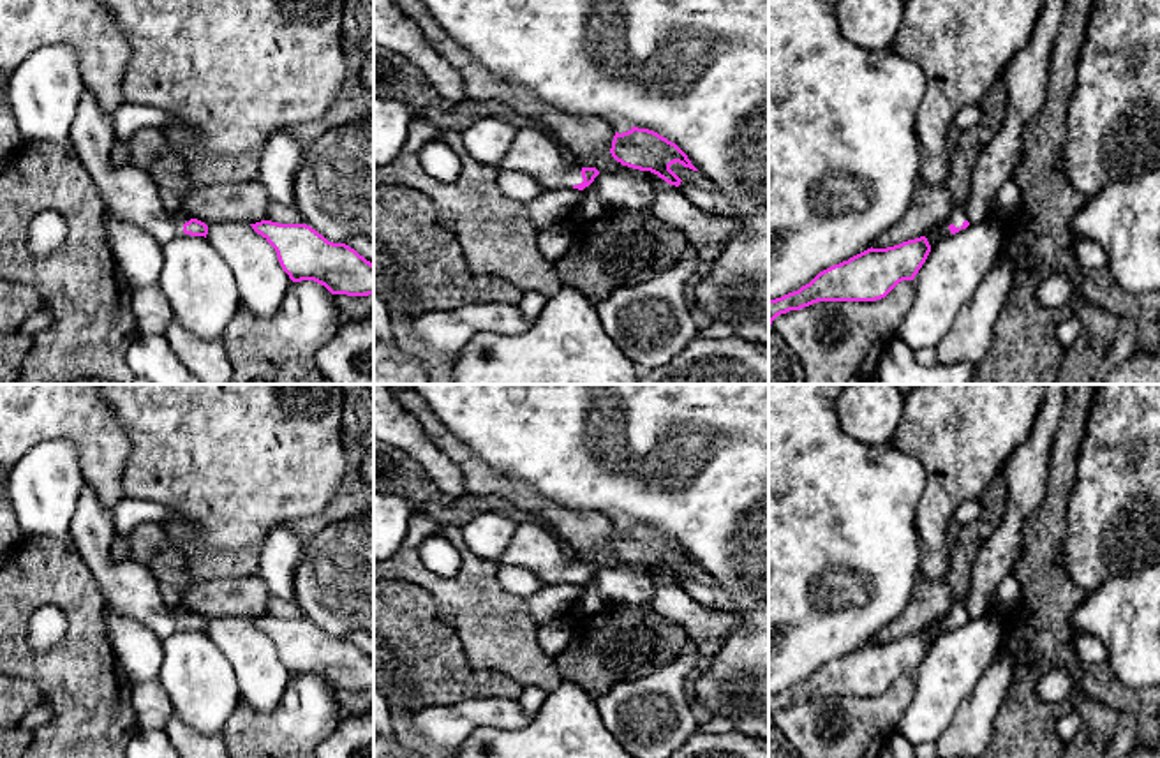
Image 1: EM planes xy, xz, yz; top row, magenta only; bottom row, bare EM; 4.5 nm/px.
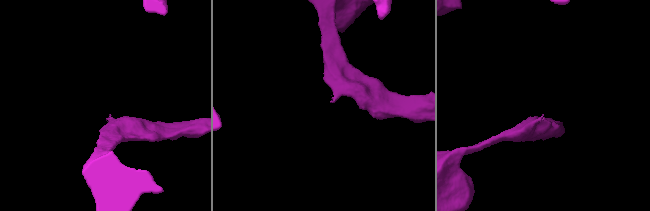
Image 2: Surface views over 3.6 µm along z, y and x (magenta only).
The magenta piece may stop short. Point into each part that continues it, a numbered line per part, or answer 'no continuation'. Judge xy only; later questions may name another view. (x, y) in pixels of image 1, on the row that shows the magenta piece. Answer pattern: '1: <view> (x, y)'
1: xy (129, 194)

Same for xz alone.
1: xz (533, 152)

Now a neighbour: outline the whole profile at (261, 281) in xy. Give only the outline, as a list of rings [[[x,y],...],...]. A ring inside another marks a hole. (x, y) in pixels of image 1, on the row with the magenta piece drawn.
[[[247,222],[208,224],[206,238],[227,261],[240,289],[240,303],[257,317],[277,312],[293,280],[266,238]]]

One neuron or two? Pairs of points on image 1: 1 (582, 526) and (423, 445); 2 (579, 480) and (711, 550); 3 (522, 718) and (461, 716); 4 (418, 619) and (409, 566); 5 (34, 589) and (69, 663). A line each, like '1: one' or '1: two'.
1: two
2: one
3: one
4: two
5: one

